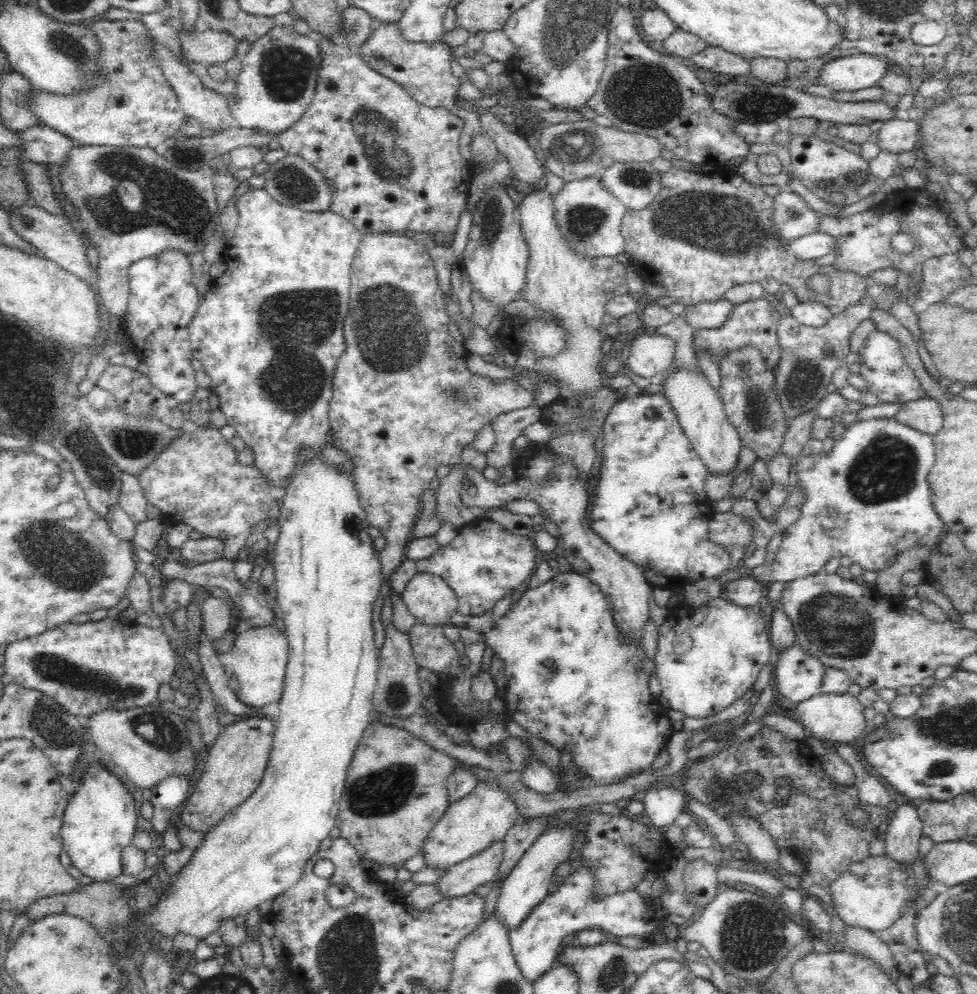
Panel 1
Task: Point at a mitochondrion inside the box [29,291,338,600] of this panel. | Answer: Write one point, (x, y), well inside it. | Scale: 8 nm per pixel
(132, 443)

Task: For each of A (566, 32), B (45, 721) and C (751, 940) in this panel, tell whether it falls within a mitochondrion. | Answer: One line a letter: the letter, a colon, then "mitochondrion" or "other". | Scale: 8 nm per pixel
A: mitochondrion
B: mitochondrion
C: mitochondrion

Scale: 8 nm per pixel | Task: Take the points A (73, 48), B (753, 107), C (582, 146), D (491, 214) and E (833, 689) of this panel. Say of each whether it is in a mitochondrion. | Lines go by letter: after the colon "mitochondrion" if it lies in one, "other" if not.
A: mitochondrion
B: mitochondrion
C: mitochondrion
D: mitochondrion
E: other

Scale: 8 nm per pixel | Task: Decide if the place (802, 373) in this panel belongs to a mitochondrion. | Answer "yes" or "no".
yes

